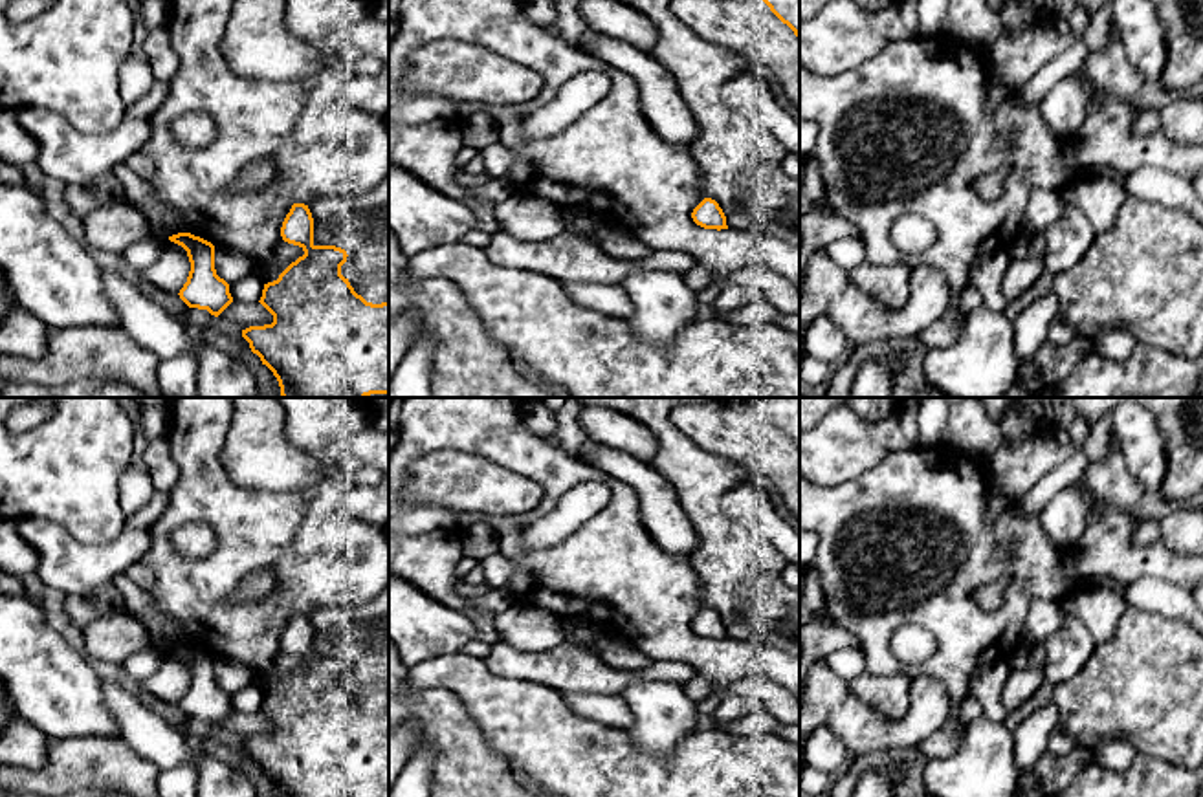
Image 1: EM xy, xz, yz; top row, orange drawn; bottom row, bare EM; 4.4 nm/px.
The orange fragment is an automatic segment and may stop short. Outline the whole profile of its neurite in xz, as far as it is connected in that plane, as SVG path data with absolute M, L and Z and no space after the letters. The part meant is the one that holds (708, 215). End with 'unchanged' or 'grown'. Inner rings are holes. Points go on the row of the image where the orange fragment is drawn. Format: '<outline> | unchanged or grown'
M704 198L691 213L691 218L697 225L704 229L728 229L726 216L719 203L712 198Z | unchanged

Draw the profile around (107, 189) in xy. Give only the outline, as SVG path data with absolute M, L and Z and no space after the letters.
M114 170L103 174L101 178L90 181L84 187L97 202L103 205L117 203L125 200L123 185L119 183Z

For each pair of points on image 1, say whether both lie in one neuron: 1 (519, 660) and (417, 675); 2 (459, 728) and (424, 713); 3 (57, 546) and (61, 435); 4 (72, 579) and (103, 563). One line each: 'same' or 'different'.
1: different
2: same
3: different
4: same

